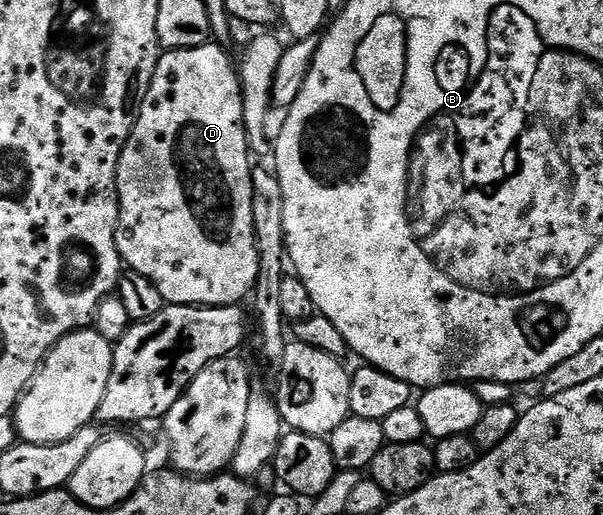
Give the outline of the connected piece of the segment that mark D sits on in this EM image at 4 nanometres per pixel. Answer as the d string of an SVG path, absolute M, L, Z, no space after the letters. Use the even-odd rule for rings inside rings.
M209 42L197 48L173 48L161 55L156 63L152 81L144 101L138 105L134 116L132 133L120 155L116 171L116 185L120 195L120 225L116 227L116 245L120 259L131 271L150 278L158 286L162 298L169 305L201 305L205 308L239 305L244 295L256 287L258 278L258 246L254 234L254 194L252 193L253 157L247 142L247 130L243 122L243 90L237 65L216 42Z

